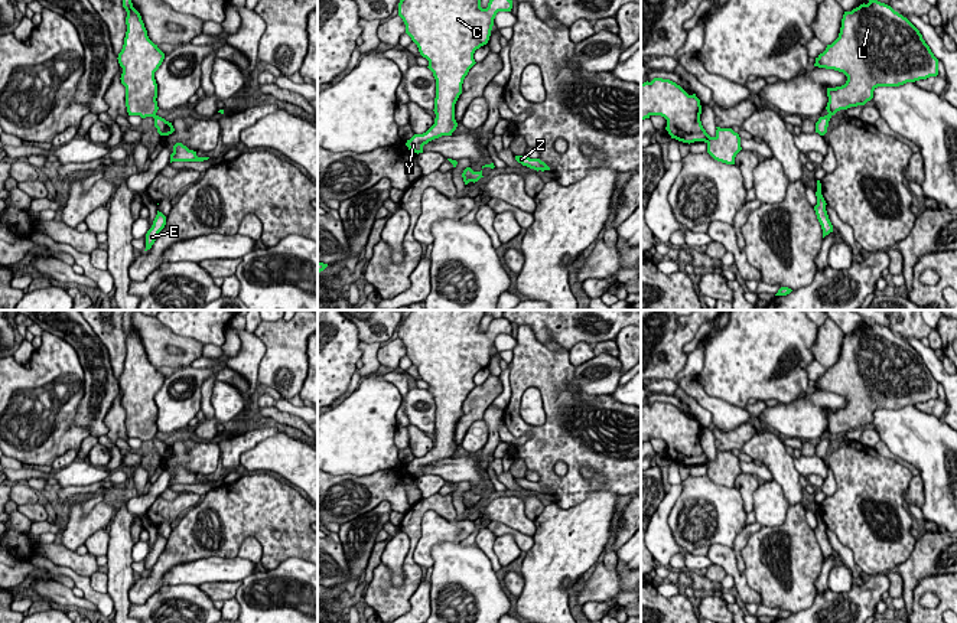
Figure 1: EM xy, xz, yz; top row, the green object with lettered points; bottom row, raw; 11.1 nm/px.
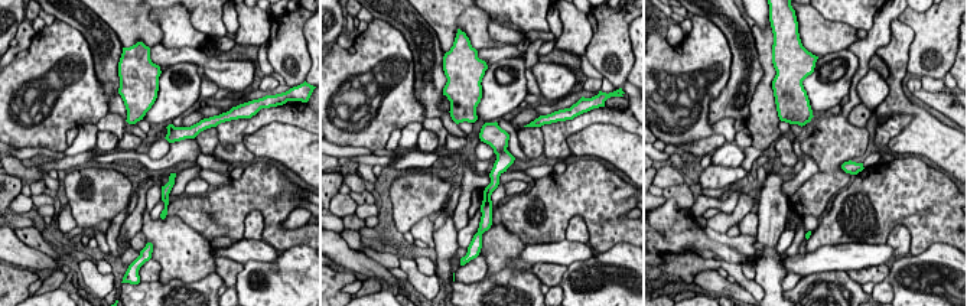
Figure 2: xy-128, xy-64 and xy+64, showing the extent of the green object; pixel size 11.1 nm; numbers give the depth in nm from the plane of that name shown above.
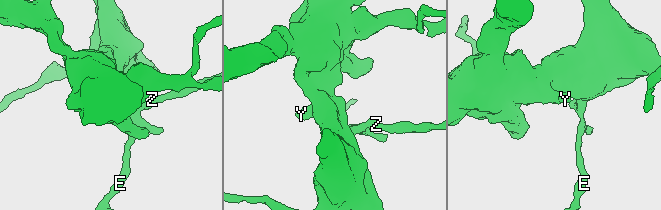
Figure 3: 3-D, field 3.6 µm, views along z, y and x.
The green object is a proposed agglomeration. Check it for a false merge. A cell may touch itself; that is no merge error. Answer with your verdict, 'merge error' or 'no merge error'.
no merge error

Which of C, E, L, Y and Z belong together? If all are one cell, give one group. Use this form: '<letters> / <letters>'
C E L Y Z

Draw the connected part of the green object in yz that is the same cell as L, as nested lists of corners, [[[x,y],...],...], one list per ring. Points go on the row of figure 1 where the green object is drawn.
[[[869,0],[868,4],[863,3],[852,12],[844,12],[839,37],[831,45],[827,45],[826,50],[816,58],[814,66],[834,69],[847,76],[844,85],[827,88],[829,102],[826,110],[829,114],[820,117],[816,123],[816,133],[820,136],[827,133],[829,121],[837,111],[865,105],[873,98],[873,91],[878,87],[899,87],[906,82],[915,82],[938,75],[938,59],[922,39],[919,30],[891,6],[878,0]]]

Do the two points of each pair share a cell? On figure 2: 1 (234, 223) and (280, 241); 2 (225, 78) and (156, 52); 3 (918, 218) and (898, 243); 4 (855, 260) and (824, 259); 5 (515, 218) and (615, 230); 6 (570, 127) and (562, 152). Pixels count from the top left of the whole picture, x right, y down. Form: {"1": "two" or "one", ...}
{"1": "one", "2": "one", "3": "two", "4": "one", "5": "one", "6": "one"}

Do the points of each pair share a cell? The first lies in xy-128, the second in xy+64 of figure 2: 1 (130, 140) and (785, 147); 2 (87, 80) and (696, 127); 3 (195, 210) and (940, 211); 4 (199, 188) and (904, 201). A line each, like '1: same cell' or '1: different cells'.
1: same cell
2: same cell
3: same cell
4: different cells

